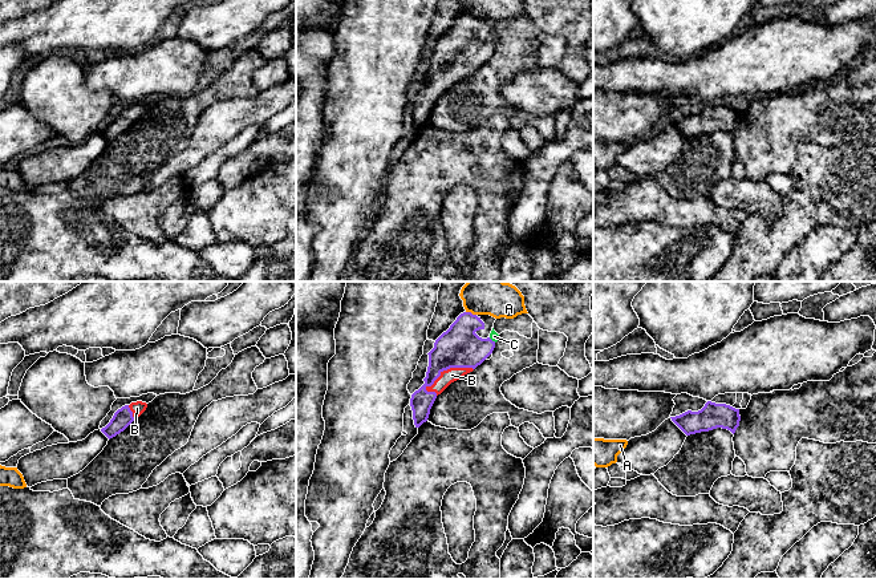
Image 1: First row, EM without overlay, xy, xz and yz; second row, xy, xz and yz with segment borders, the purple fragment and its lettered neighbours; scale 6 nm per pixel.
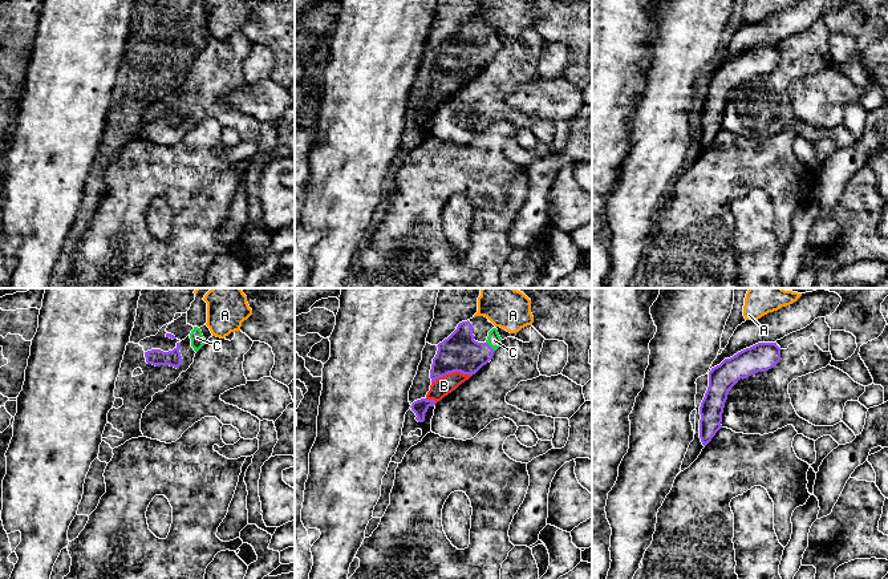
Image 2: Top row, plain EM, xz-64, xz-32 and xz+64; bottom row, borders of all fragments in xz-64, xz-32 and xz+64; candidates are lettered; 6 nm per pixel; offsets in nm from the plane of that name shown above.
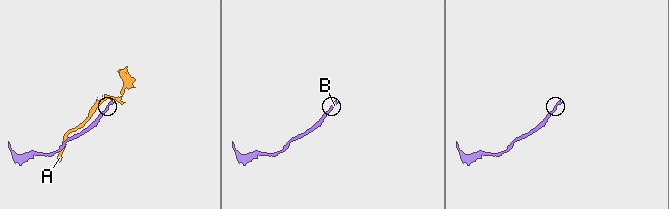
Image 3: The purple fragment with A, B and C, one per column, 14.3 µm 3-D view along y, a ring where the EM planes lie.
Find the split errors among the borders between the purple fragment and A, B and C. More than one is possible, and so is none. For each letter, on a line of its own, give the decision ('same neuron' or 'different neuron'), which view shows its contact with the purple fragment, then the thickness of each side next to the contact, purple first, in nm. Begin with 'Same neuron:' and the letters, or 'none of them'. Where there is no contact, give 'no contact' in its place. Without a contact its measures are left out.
Same neuron: B, C
A: different neuron; meets purple in xz; 260 nm thick on the purple side, 260 nm on the other
B: same neuron; meets purple in xz; 260 nm thick on the purple side, 90 nm on the other
C: same neuron; meets purple in xz; 260 nm thick on the purple side, 60 nm on the other

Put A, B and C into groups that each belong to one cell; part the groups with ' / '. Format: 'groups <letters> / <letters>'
groups A / B C

